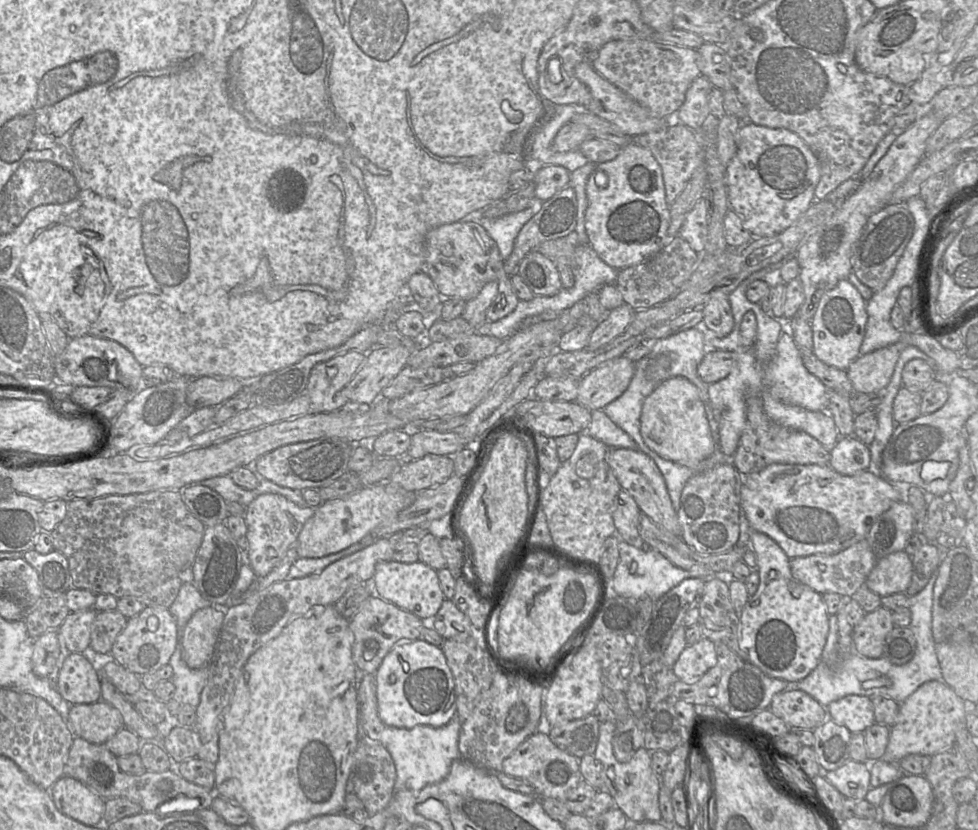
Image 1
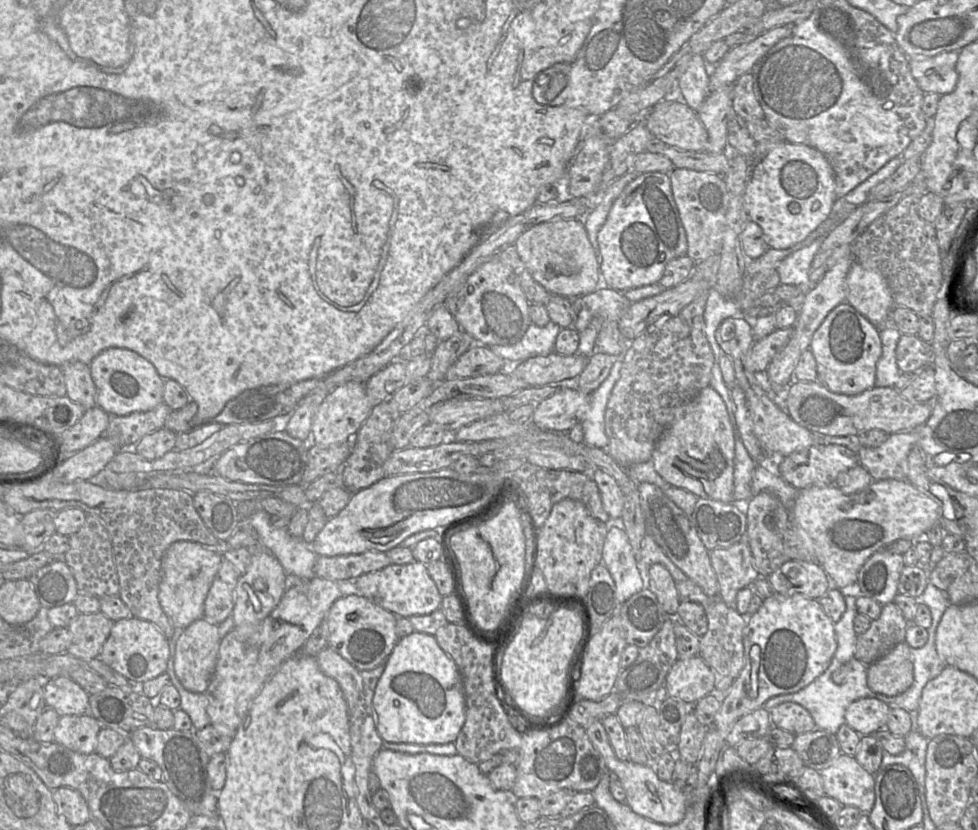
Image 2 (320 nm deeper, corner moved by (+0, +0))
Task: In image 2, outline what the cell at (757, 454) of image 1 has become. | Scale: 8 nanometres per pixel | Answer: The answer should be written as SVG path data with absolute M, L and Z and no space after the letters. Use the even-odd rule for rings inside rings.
M812 445L785 456L778 474L797 490L811 486L829 486L838 475L859 464L858 455L846 446Z

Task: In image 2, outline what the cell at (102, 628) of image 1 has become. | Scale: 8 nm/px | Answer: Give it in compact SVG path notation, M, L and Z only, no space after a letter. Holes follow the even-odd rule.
M101 611L79 613L67 627L70 633L67 653L83 660L99 657L113 624Z

